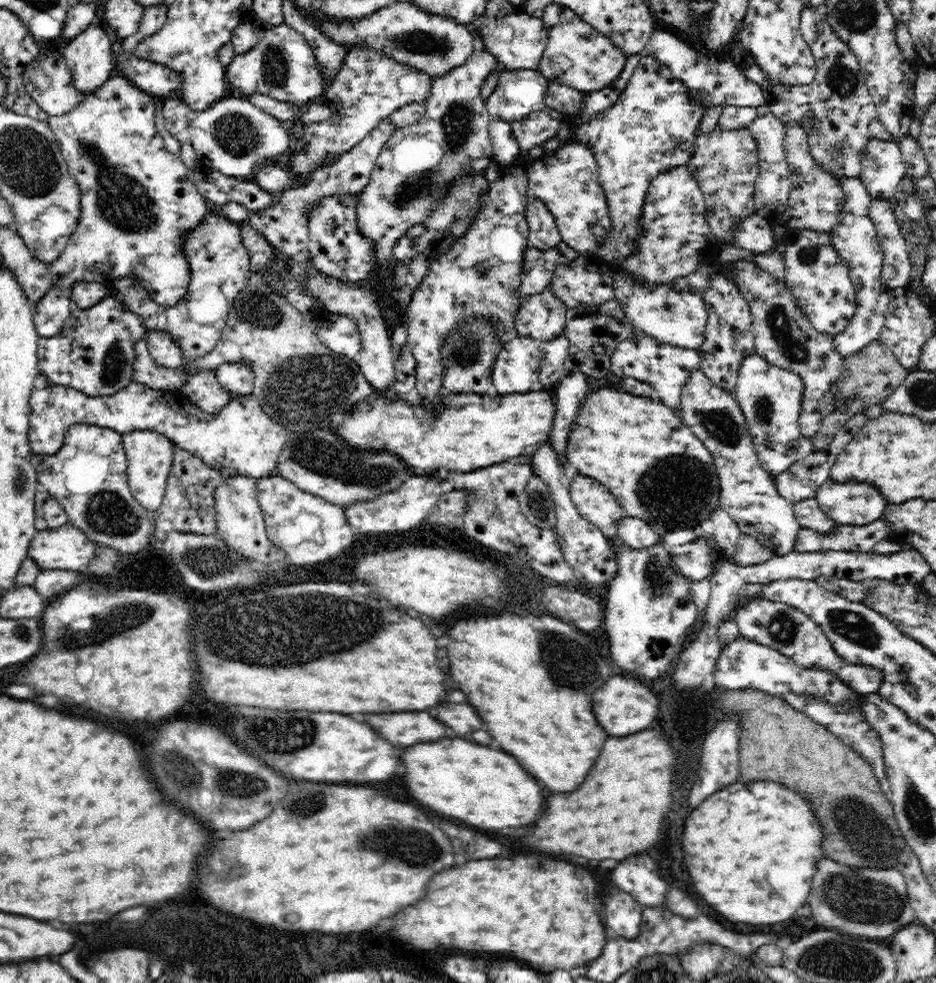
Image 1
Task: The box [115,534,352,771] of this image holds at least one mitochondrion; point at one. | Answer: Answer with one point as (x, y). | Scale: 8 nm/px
(275, 731)

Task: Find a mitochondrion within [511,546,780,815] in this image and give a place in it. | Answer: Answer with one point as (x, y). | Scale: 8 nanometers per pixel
(568, 663)

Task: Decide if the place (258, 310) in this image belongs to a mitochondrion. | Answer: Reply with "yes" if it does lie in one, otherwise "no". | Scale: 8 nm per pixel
yes

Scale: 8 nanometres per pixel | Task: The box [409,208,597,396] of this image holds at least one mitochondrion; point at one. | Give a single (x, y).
(465, 352)

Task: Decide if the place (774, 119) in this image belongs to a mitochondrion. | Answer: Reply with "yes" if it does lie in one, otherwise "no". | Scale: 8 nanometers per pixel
no

